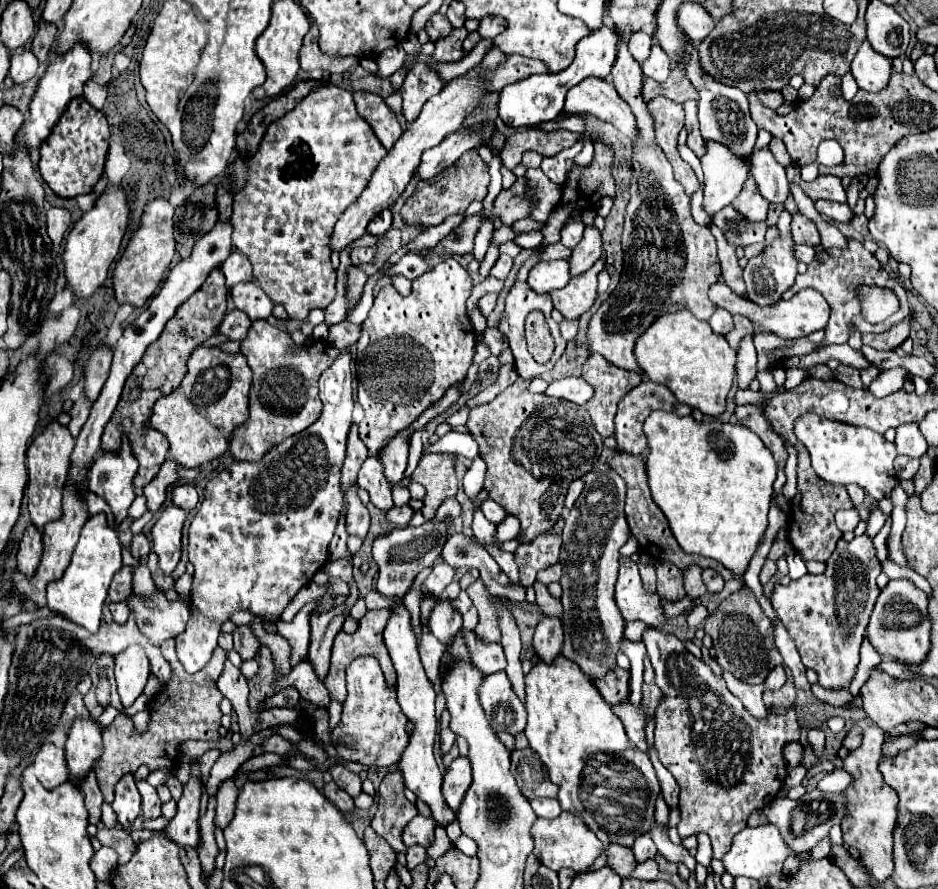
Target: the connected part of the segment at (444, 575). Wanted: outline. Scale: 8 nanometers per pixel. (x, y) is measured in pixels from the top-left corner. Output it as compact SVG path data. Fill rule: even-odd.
M439 562L433 568L433 572L429 574L429 578L425 580L425 590L441 596L441 592L447 588L447 584L453 582L453 576L455 576L455 568L445 562Z

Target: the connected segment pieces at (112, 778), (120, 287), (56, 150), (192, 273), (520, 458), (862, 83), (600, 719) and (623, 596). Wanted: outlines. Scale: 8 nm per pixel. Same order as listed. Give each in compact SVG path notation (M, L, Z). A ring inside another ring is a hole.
M167 640L161 644L161 652L165 660L171 664L171 680L169 684L151 700L149 704L149 724L145 732L139 732L133 726L133 720L125 714L119 714L109 726L103 728L103 756L99 764L95 766L99 788L103 790L103 798L107 804L113 802L113 788L125 774L133 774L139 766L147 766L151 772L171 772L173 764L177 760L177 750L187 740L221 740L219 726L221 726L221 700L223 694L217 690L217 678L221 674L223 662L227 658L227 652L217 646L213 650L211 660L207 666L197 674L187 674L181 664L177 662L175 654L175 642Z
M165 198L151 200L145 204L137 232L133 232L123 256L113 270L115 292L155 292L163 274L167 272L175 254L173 236L173 206Z
M73 98L59 122L53 126L49 140L41 146L39 172L49 188L61 198L75 198L91 192L103 174L109 136L111 132L105 114L95 110L85 98Z
M217 222L215 228L203 236L189 258L181 260L167 276L167 280L163 282L161 290L149 300L147 304L147 310L143 310L139 314L139 318L135 318L131 324L127 324L127 328L123 330L123 336L119 338L119 342L115 344L115 350L113 350L113 364L111 364L111 372L109 372L109 378L99 394L99 398L93 402L93 408L91 408L91 416L89 420L85 422L81 434L77 436L77 444L73 448L73 454L71 454L71 470L69 474L73 476L73 480L81 480L87 476L87 470L89 470L89 464L93 462L93 458L97 456L97 452L101 450L101 434L103 434L103 428L105 424L109 422L117 402L119 402L119 396L121 396L121 390L123 390L123 384L127 380L127 376L131 374L131 370L137 366L137 362L143 358L147 346L151 342L155 342L159 338L159 334L163 332L163 326L167 324L167 320L175 314L175 310L191 296L197 292L197 288L201 288L201 284L205 282L207 274L219 264L223 262L229 254L231 254L231 232L233 232L233 226L229 222Z
M517 380L507 390L503 390L493 402L477 406L469 412L467 428L473 438L479 442L479 454L487 462L485 488L489 490L489 498L501 504L509 514L517 516L521 522L519 540L525 544L535 540L539 534L553 530L553 526L561 520L563 500L569 484L575 478L585 476L603 450L603 438L593 428L593 422L583 406L573 402L551 398L545 394L531 394L527 390L525 380Z
M865 40L853 58L851 74L861 90L879 92L889 84L891 60L885 60L885 56L873 52L873 48L869 48L869 42Z
M557 656L553 664L537 662L533 664L531 672L525 676L527 688L527 728L525 736L529 746L541 756L543 764L547 766L549 778L553 784L559 786L557 800L563 810L573 812L587 822L587 826L597 834L603 844L621 844L631 846L637 836L649 832L655 822L655 800L661 792L659 780L655 776L655 768L647 756L641 752L625 734L621 720L613 714L611 706L601 698L589 676L577 668L571 660ZM597 754L607 756L607 760L597 760Z
M631 558L619 560L619 576L615 584L617 608L625 620L643 620L649 626L661 626L665 622L661 600L657 594L649 594L641 586L639 566Z

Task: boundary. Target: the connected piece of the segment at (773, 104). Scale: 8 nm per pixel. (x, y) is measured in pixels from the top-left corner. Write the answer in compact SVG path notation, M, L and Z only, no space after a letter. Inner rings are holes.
M773 90L759 92L757 96L759 96L759 100L761 100L765 106L769 106L769 108L773 108L773 110L777 110L777 108L785 102L783 96L781 96L781 92L773 92Z

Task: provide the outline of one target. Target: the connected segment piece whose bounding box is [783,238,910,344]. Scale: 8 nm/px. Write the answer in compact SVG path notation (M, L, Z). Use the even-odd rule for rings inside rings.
M849 238L849 248L847 250L837 250L837 248L821 250L815 256L815 260L809 264L807 272L797 276L795 284L783 294L783 298L789 300L803 288L815 288L817 292L821 292L825 296L827 304L831 306L831 316L829 316L829 322L825 326L823 344L845 344L847 338L849 338L849 324L855 324L859 328L859 332L885 332L893 324L903 321L910 313L906 290L901 288L899 282L895 282L895 278L889 272L885 272L885 268L877 262L877 258L871 252L867 252L861 246L861 242L855 240L855 238ZM855 286L885 286L885 288L893 290L895 296L899 298L899 310L893 316L889 316L887 320L879 322L879 324L869 324L861 314L859 300L855 298Z

